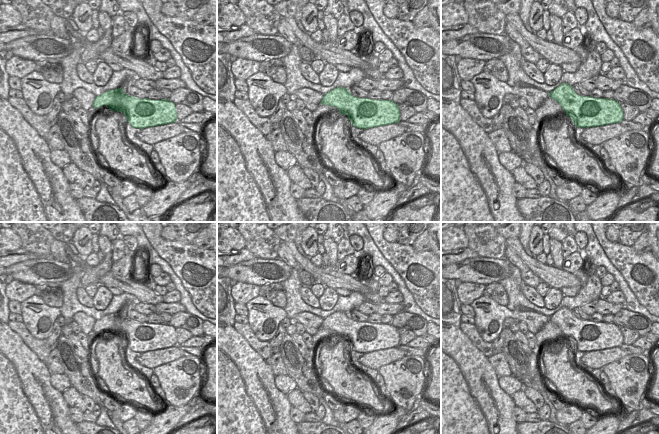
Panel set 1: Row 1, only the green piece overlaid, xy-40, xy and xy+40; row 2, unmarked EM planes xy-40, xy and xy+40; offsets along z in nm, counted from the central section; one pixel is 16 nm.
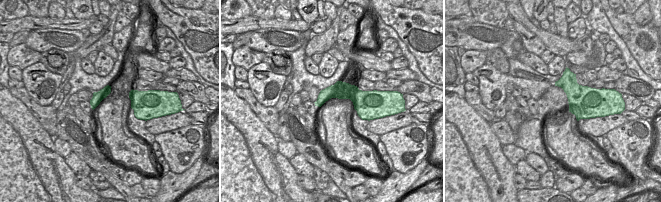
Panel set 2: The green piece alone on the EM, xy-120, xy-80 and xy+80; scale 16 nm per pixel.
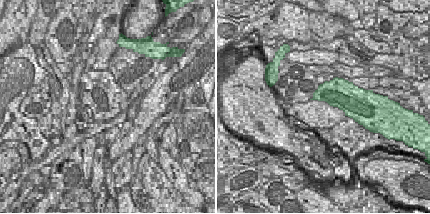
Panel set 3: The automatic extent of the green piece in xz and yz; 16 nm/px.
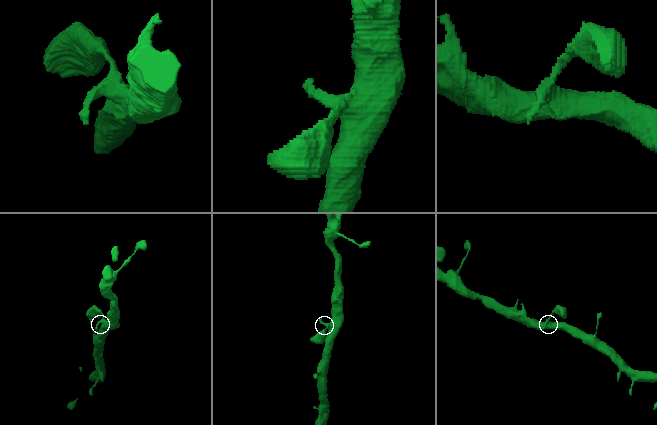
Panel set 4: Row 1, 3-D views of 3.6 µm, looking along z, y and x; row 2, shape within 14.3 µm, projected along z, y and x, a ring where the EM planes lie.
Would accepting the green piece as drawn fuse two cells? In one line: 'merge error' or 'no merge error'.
no merge error

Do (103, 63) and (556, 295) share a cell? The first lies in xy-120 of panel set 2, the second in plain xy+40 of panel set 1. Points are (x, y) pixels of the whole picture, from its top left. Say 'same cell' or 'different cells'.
same cell

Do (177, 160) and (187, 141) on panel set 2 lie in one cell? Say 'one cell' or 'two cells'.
one cell

